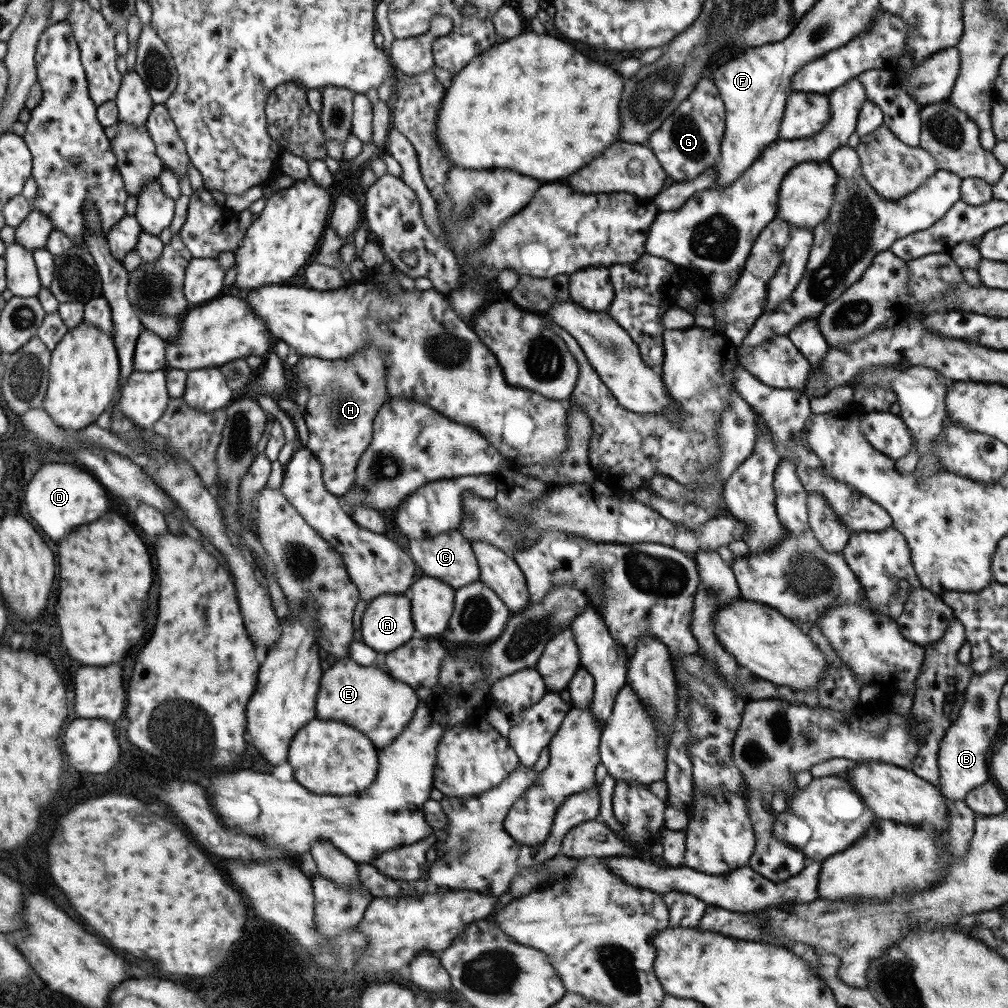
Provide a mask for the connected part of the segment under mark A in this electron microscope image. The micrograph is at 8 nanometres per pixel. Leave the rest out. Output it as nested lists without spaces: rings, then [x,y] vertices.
[[[381,594],[368,602],[360,620],[361,642],[377,652],[389,652],[413,636],[409,600]]]

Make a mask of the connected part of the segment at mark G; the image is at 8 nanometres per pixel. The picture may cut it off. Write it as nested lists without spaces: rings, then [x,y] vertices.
[[[704,76],[693,91],[687,95],[687,98],[679,103],[679,106],[659,125],[655,132],[651,131],[649,140],[646,140],[646,145],[650,151],[655,154],[658,163],[665,171],[666,176],[669,176],[674,182],[691,181],[696,176],[699,176],[704,170],[715,166],[718,160],[720,144],[724,133],[725,120],[724,104],[718,95],[717,88],[710,77]]]

